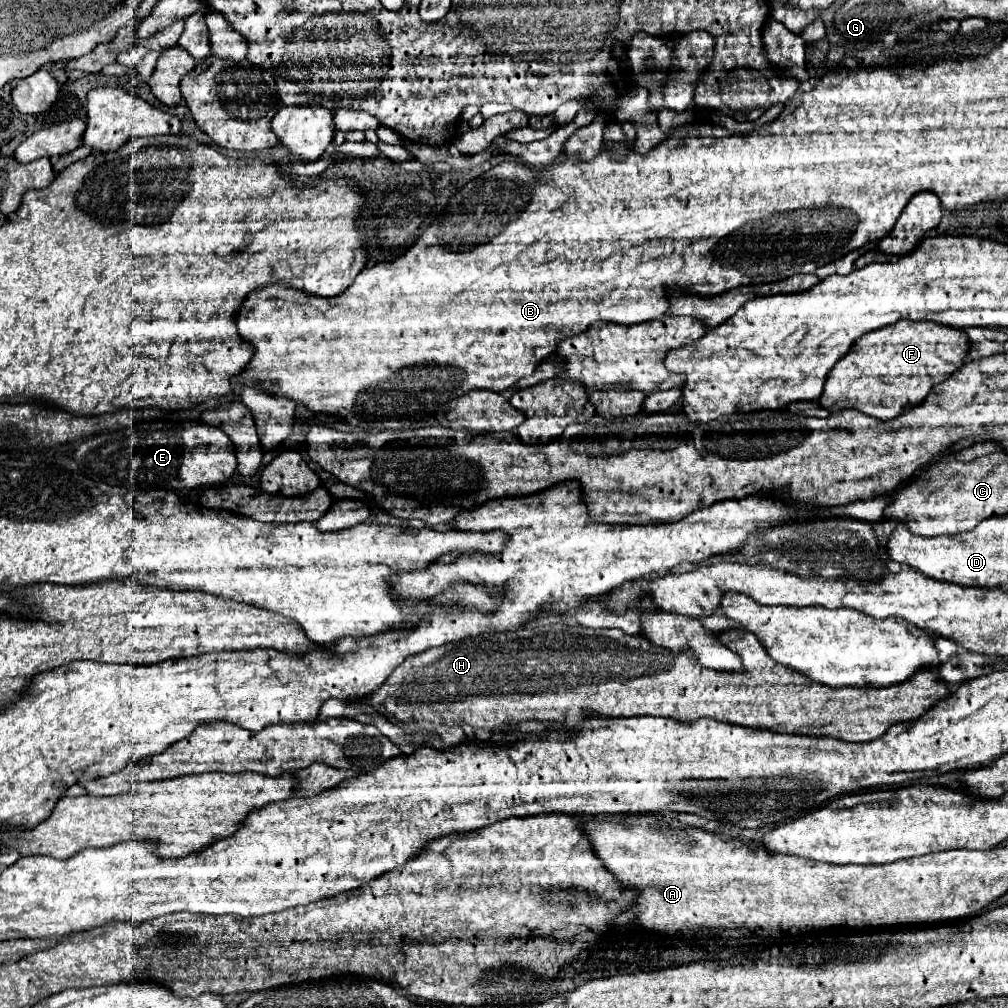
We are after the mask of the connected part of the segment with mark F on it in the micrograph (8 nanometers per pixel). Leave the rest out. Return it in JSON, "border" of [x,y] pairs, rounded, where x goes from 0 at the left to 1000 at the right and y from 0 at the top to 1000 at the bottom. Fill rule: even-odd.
{"border":[[[890,319],[878,323],[878,327],[866,327],[866,331],[856,331],[846,347],[830,359],[820,373],[813,402],[824,411],[834,407],[850,407],[870,417],[886,417],[892,411],[908,405],[922,391],[926,381],[941,375],[957,357],[959,351],[959,333],[955,327],[945,327],[941,323],[926,323],[926,319]]]}

